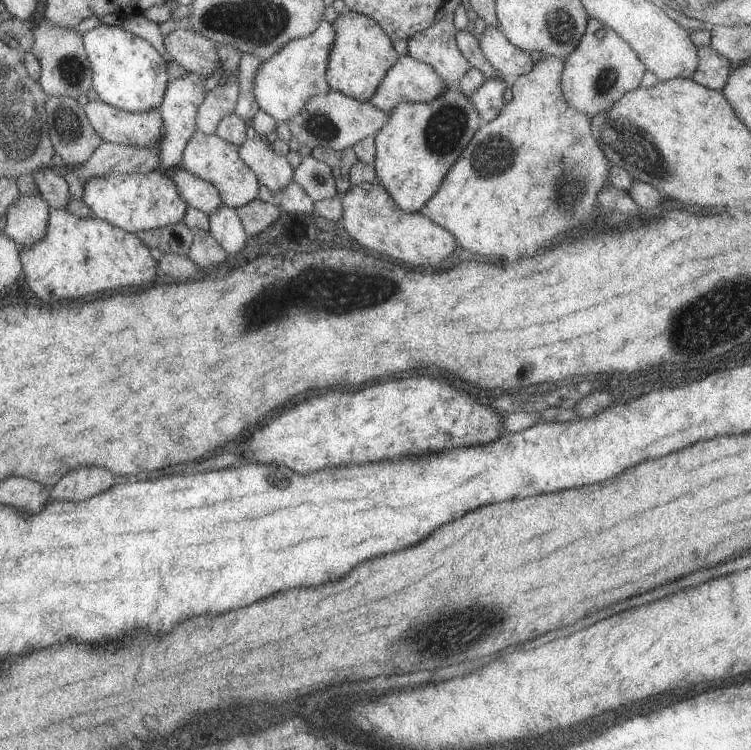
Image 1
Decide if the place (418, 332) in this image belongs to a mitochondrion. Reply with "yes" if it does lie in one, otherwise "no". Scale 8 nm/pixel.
no

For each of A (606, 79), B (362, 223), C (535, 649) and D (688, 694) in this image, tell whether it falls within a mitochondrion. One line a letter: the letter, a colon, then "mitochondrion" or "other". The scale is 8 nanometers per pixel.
A: mitochondrion
B: other
C: other
D: other

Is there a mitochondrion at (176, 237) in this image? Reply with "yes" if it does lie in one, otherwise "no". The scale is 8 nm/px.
no

